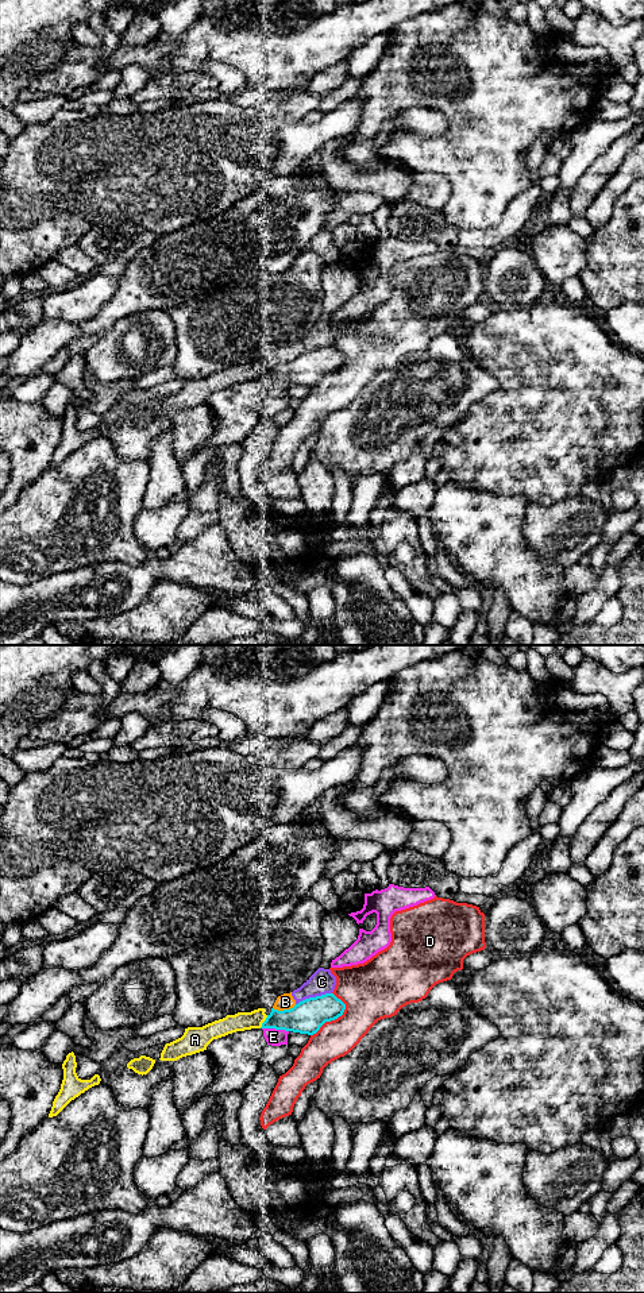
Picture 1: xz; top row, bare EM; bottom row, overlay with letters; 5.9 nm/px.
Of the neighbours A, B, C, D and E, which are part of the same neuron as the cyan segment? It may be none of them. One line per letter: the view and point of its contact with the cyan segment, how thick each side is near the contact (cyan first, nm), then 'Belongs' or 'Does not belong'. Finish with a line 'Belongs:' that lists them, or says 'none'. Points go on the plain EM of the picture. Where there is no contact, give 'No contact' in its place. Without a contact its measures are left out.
A: Touches cyan at xz (263, 374). Thickness 190 nm (cyan) against 110 nm. Does not belong
B: Touches cyan at xz (284, 362). Thickness 200 nm (cyan) against 100 nm. Does not belong
C: Touches cyan at xz (313, 350). Thickness 200 nm (cyan) against 150 nm. Does not belong
D: Touches cyan at xz (336, 370). Thickness 200 nm (cyan) against 320 nm. Does not belong
E: Touches cyan at xz (276, 381). Thickness 200 nm (cyan) against 100 nm. Does not belong
Belongs: none

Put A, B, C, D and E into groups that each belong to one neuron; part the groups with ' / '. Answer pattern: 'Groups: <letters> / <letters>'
Groups: A B C / D / E

